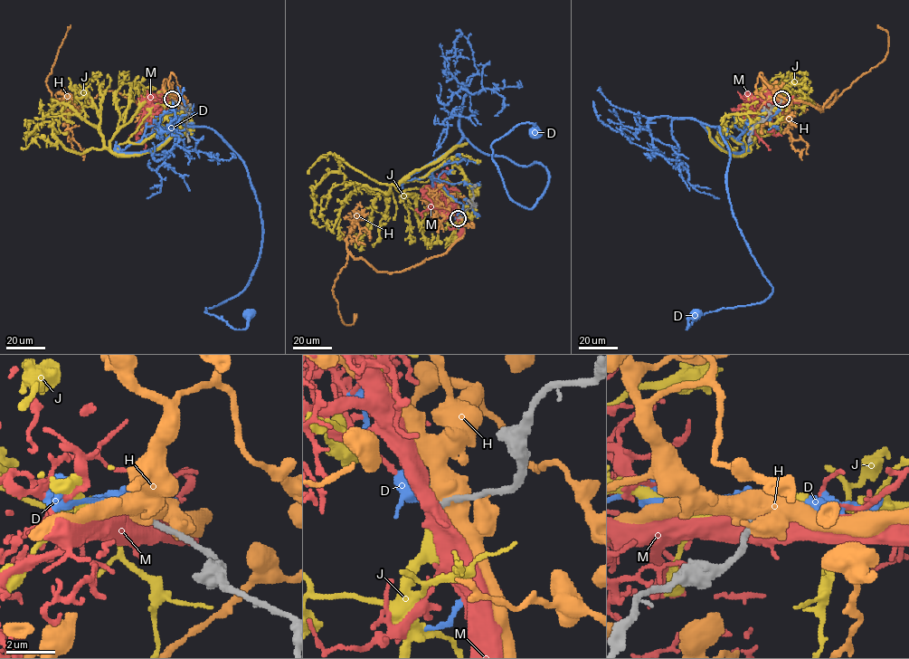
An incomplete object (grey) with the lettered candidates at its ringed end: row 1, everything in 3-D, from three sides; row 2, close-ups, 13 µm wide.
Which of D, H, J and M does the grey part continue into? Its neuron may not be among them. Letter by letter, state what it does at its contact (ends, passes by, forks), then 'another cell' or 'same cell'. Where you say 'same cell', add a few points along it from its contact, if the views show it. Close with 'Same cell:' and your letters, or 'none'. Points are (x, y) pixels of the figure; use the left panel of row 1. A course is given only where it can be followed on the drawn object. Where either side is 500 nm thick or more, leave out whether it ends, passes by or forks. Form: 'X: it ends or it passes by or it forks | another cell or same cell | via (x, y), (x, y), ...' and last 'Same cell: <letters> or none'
D: it forks | another cell
H: another cell
J: it forks | another cell
M: another cell
Same cell: none

